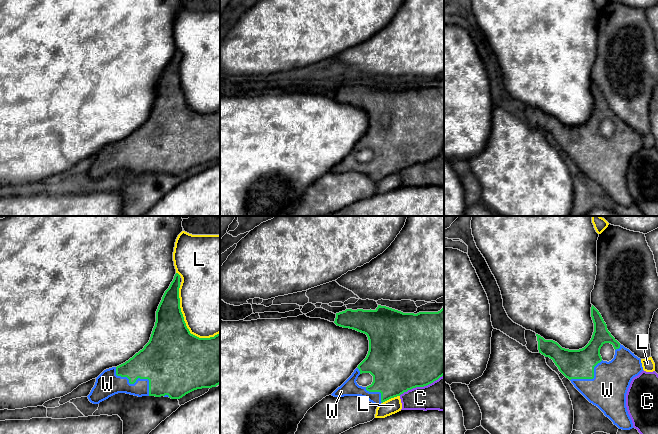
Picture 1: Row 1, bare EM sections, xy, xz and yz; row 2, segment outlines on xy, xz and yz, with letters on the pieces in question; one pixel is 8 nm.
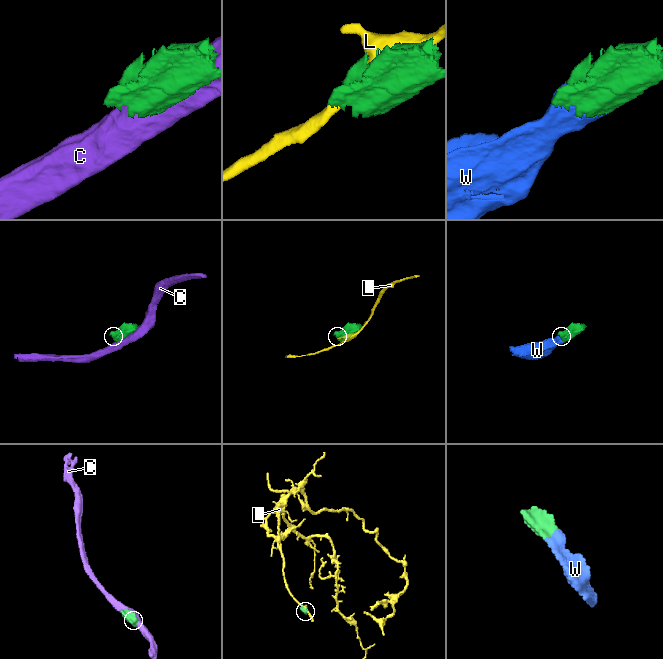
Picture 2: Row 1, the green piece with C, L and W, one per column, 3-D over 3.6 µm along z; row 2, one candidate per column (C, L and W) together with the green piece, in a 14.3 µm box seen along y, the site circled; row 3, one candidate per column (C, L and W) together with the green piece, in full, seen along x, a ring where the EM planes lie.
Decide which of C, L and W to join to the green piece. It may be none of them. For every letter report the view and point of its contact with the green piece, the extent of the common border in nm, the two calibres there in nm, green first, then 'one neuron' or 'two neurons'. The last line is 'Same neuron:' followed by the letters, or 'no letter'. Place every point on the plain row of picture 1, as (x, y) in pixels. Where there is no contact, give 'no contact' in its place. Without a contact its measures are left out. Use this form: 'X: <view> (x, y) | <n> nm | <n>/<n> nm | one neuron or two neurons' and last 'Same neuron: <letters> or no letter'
C: xz (421, 162) | 400 nm | 500/260 nm | two neurons
L: xy (185, 99) | 500 nm | 420/480 nm | two neurons
W: xy (135, 157) | 360 nm | 340/200 nm | one neuron
Same neuron: W

